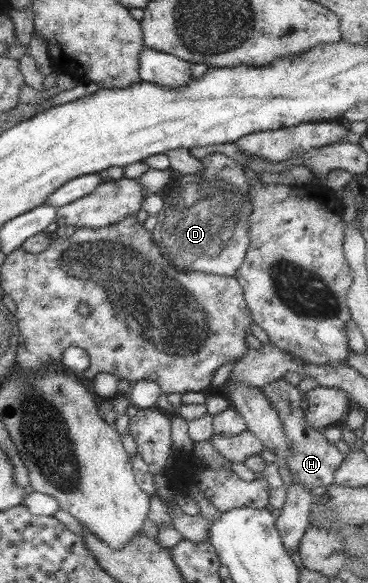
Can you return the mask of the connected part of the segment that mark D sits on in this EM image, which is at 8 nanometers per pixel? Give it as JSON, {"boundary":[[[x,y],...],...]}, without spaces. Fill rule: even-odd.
{"boundary":[[[210,153],[200,158],[203,167],[196,174],[176,174],[171,183],[161,191],[163,207],[158,212],[158,223],[151,231],[153,241],[161,254],[171,262],[177,272],[201,271],[223,276],[234,276],[249,250],[249,216],[253,212],[251,205],[249,170],[237,160],[223,153]]]}

